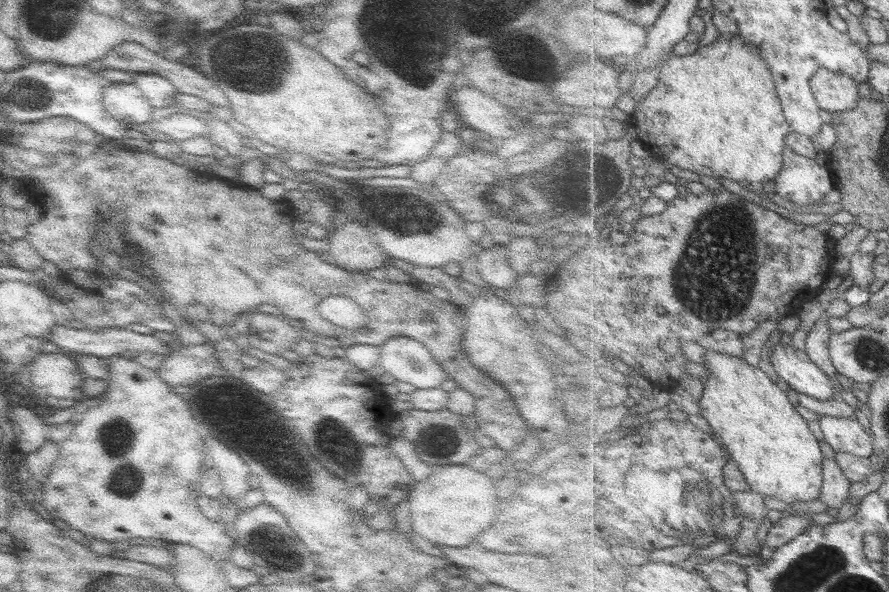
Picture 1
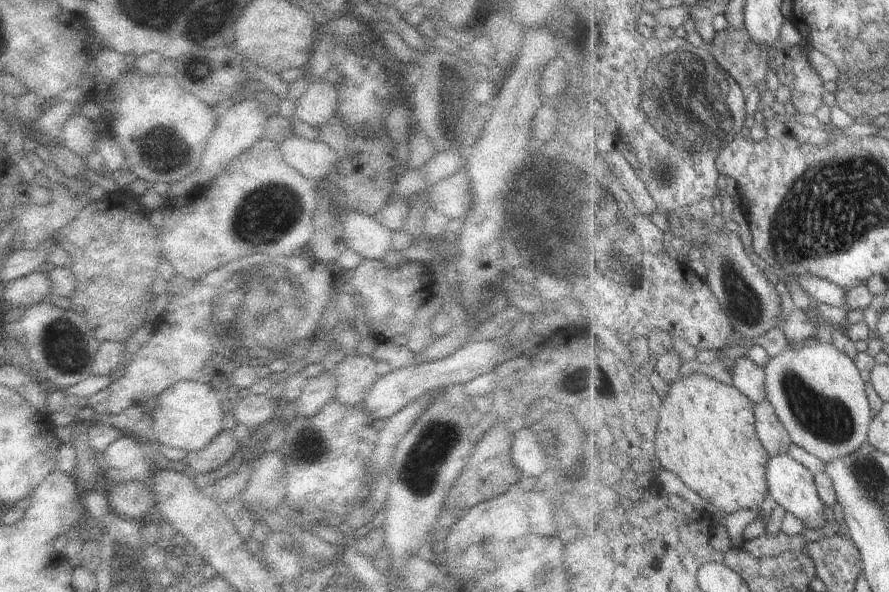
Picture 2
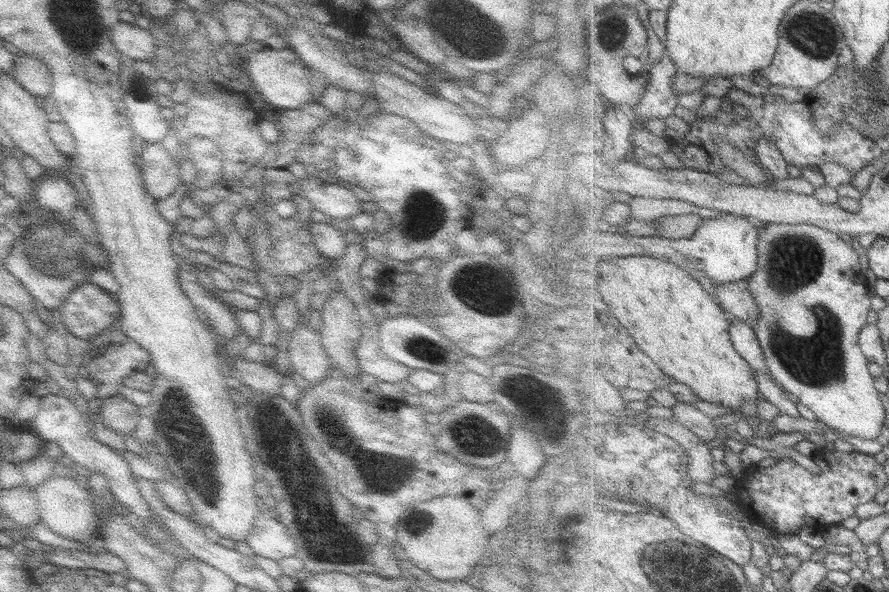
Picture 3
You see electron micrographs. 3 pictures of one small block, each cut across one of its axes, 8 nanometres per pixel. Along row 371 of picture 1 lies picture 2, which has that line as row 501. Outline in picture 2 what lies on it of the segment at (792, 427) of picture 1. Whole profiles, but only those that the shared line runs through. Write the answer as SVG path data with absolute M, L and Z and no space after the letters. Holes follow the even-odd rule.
M689 374L668 383L669 392L661 410L655 438L656 457L669 471L692 491L714 505L718 512L732 513L746 508L758 508L767 496L767 462L771 455L763 446L756 430L755 403L733 384L725 384L711 376Z

